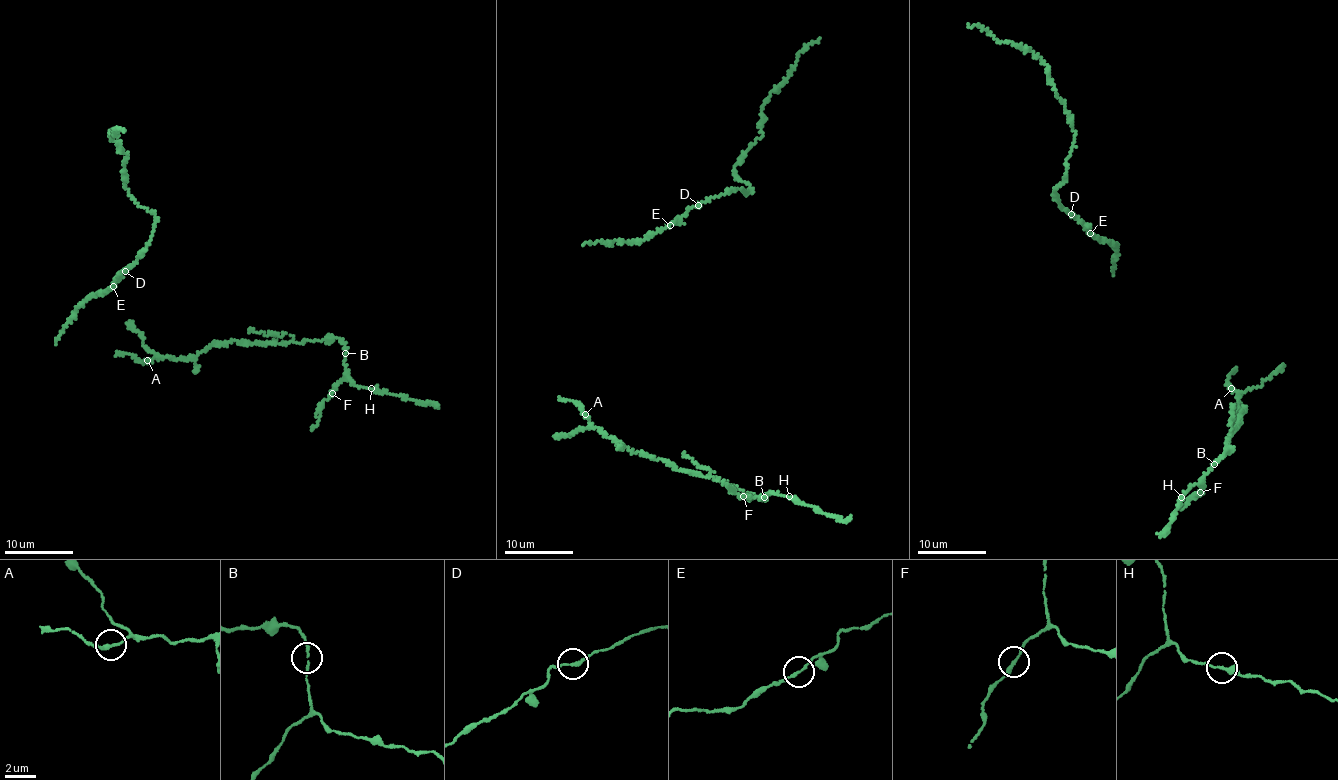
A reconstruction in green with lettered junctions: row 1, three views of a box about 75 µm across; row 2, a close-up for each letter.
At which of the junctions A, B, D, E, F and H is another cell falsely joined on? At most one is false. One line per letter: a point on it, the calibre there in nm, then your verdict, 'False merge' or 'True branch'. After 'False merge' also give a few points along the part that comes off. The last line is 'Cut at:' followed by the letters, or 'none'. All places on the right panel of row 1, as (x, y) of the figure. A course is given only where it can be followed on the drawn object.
A: Place: (1231, 388). Thickness 190 nm. True branch
B: Place: (1214, 464). Thickness 140 nm. True branch
D: Place: (1071, 214). Thickness 190 nm. True branch
E: Place: (1090, 233). Thickness 150 nm. True branch
F: Place: (1200, 492). Thickness 200 nm. True branch
H: Place: (1181, 497). Thickness 240 nm. True branch
Cut at: none

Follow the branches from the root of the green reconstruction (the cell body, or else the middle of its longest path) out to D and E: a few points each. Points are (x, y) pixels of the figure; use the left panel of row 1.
D: (55, 345), (77, 307), (113, 286), (117, 276), (124, 270)
E: (55, 345), (77, 307), (112, 286)

